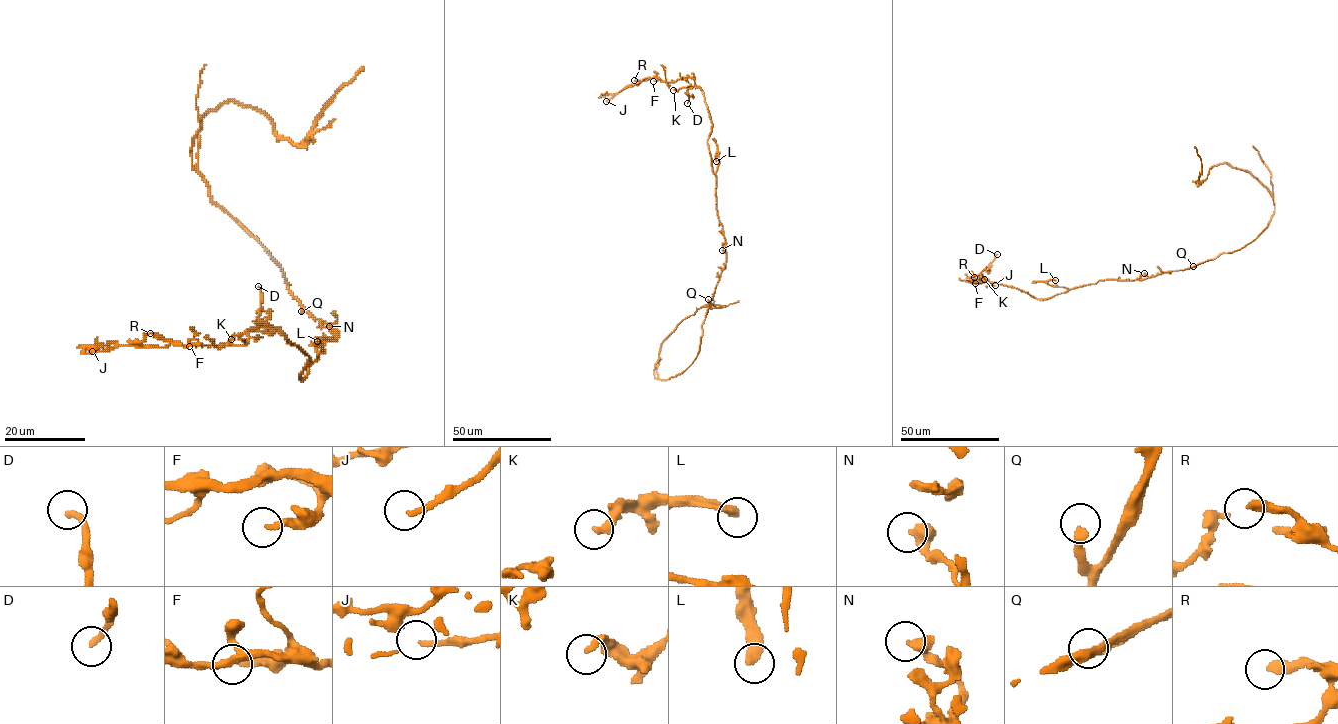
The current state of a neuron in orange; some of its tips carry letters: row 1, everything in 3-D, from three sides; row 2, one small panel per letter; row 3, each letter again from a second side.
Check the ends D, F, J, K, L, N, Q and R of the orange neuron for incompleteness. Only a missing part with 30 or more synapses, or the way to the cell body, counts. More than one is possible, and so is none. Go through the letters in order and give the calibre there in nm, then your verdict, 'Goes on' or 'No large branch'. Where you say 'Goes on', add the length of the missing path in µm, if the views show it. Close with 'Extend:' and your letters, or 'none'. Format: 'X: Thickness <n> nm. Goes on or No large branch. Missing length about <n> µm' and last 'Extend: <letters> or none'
D: Thickness 240 nm. Goes on. Missing length about 120 µm
F: Thickness 240 nm. No large branch
J: Thickness 200 nm. Goes on. Missing length about 30 µm
K: Thickness 280 nm. No large branch
L: Thickness 360 nm. No large branch
N: Thickness 480 nm. No large branch
Q: Thickness 240 nm. No large branch
R: Thickness 380 nm. No large branch
Extend: D, J

